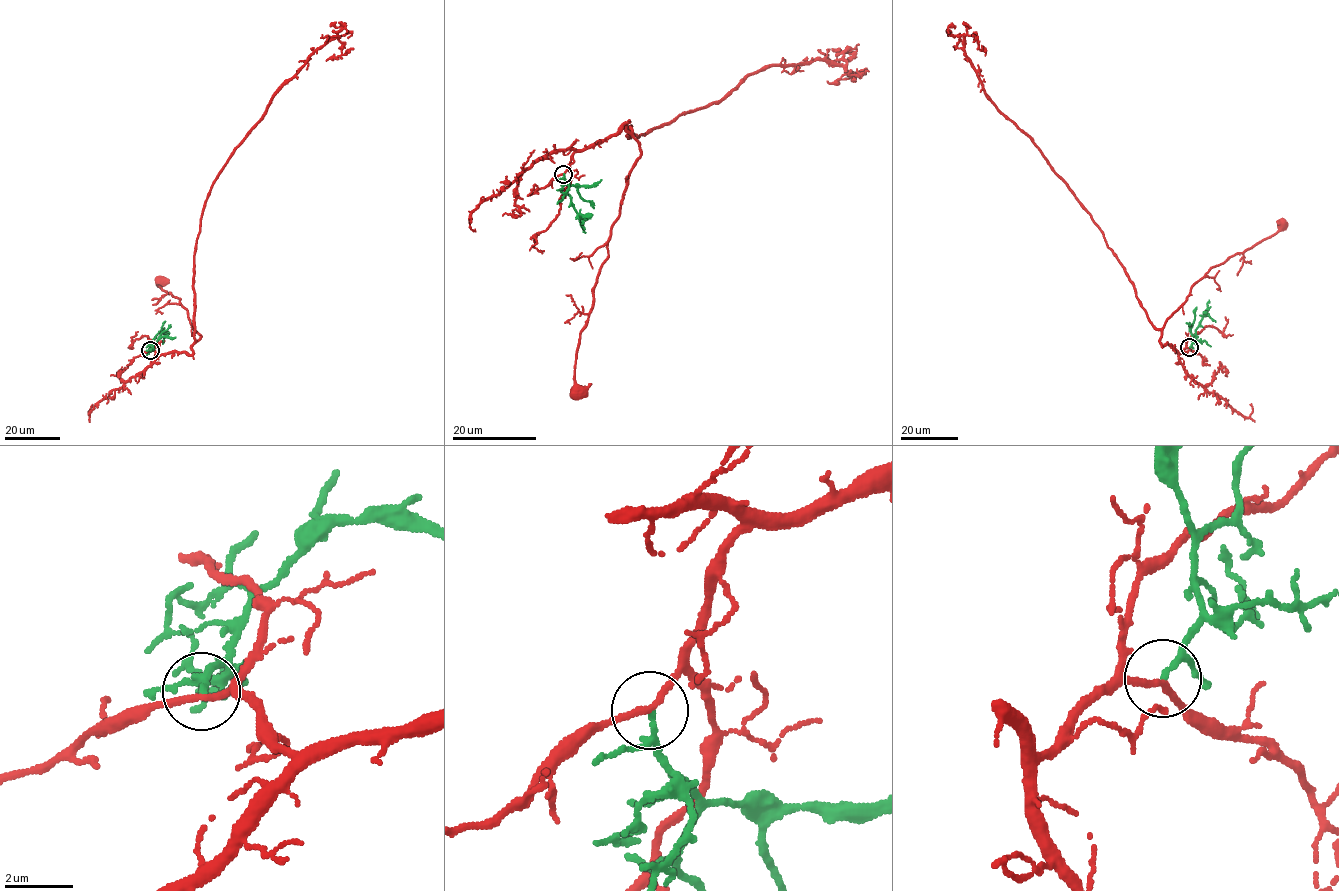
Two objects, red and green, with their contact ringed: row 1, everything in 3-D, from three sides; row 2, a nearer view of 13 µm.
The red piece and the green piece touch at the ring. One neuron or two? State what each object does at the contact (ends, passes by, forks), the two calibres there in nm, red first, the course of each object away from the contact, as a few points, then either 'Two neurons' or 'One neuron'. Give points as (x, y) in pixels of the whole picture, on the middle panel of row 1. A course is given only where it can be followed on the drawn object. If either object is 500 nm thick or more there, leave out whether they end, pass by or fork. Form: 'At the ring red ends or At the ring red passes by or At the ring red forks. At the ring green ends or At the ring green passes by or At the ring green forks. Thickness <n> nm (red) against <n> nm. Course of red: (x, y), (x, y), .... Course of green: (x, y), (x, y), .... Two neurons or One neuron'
At the ring red passes by. At the ring green passes by. Thickness 180 nm (red) against 120 nm. Course of red: (564, 174), (574, 153), (628, 122), (641, 152), (580, 335), (577, 393). Course of green: (564, 174), (569, 184), (567, 194), (585, 233). Two neurons

